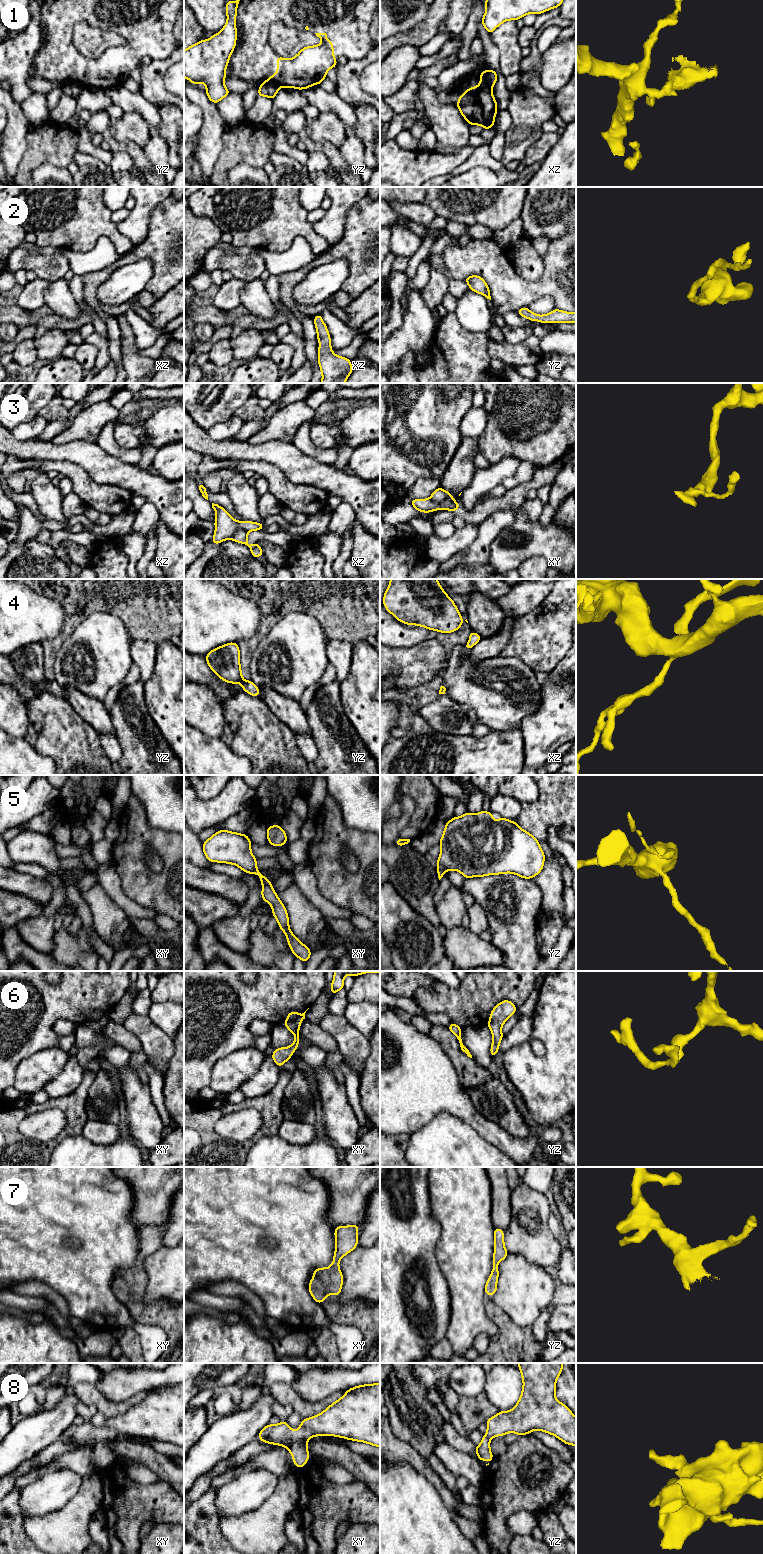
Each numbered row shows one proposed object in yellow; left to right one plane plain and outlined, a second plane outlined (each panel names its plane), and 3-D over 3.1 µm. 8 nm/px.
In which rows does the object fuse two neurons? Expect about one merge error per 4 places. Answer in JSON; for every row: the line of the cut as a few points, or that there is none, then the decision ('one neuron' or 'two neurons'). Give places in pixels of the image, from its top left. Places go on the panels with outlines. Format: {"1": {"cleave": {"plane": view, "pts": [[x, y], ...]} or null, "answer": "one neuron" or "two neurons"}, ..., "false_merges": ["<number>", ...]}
{"1": {"cleave": {"plane": "xz", "pts": [[485, 71], [487, 82], [492, 86]]}, "answer": "two neurons"}, "2": {"cleave": null, "answer": "one neuron"}, "3": {"cleave": {"plane": "xy", "pts": [[452, 498], [446, 498], [438, 502], [433, 502], [429, 499]]}, "answer": "two neurons"}, "4": {"cleave": null, "answer": "one neuron"}, "5": {"cleave": null, "answer": "one neuron"}, "6": {"cleave": null, "answer": "one neuron"}, "7": {"cleave": null, "answer": "one neuron"}, "8": {"cleave": null, "answer": "one neuron"}, "false_merges": ["1", "3"]}

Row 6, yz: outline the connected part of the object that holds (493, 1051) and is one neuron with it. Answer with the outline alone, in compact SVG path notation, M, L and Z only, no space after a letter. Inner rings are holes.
M503 1000L498 1003L490 1013L490 1019L487 1024L492 1032L493 1041L490 1049L490 1055L492 1058L499 1052L498 1047L503 1038L502 1026L506 1020L512 1016L517 1010L517 1007L513 1002L509 1000Z

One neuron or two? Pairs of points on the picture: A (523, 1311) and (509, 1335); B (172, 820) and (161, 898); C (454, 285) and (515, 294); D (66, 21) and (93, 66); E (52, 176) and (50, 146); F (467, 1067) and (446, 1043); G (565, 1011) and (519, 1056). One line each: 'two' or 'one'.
A: two
B: two
C: two
D: one
E: two
F: one
G: one

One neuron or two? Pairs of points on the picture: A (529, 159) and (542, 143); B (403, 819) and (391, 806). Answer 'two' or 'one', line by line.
A: one
B: two

